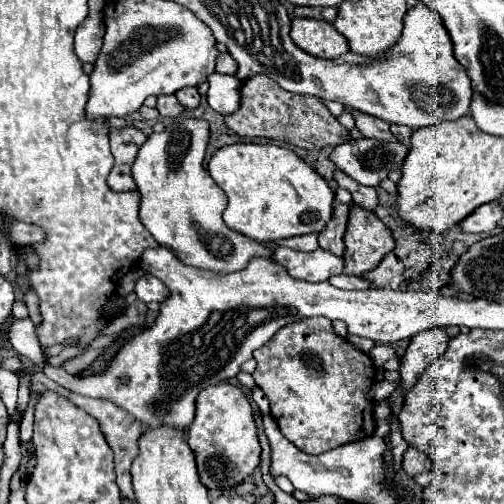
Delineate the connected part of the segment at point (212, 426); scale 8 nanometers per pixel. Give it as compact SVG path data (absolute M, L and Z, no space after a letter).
M229 382L205 388L197 396L197 412L187 432L187 442L195 454L201 482L209 490L225 490L243 482L257 468L261 456L253 408L243 390Z

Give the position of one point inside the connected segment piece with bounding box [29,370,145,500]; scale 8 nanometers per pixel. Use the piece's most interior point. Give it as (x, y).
(122, 433)

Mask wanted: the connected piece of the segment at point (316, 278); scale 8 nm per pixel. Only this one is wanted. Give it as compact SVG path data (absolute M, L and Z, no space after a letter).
M279 246L273 252L273 258L287 270L291 278L307 280L307 282L323 282L335 274L343 272L343 258L317 248L315 252L297 252Z

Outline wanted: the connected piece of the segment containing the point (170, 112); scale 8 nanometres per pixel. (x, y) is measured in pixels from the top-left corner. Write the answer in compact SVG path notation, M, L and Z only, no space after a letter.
M163 94L163 96L157 96L157 110L161 116L177 116L185 108L175 100L173 94Z

